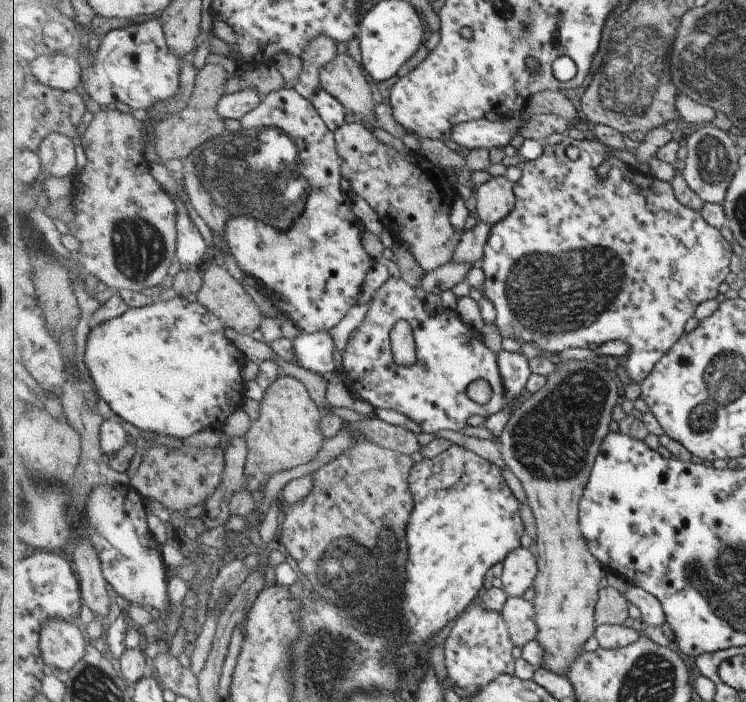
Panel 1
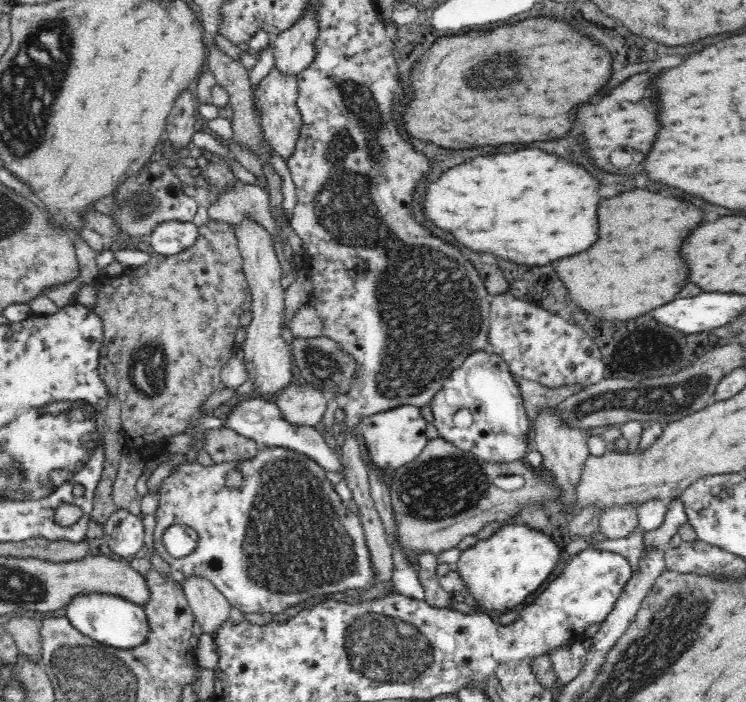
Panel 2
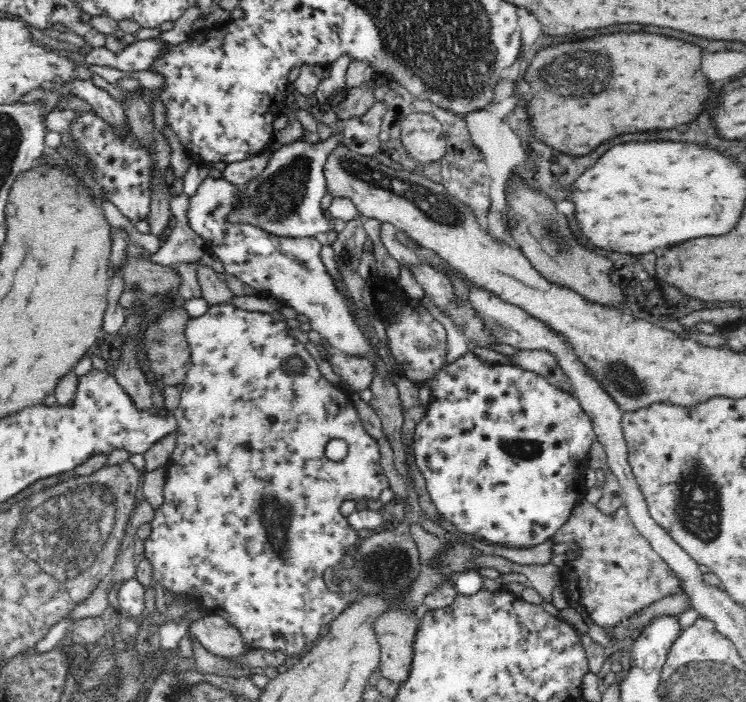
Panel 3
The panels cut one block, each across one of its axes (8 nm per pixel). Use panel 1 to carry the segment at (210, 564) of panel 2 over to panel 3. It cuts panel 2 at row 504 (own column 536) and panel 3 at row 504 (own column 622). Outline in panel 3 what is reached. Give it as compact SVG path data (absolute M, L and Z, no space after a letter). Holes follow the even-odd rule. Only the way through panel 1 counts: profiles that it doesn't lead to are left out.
M228 303L209 305L208 310L206 310L202 316L198 316L198 318L192 317L188 320L185 335L191 348L192 364L190 364L190 368L186 373L186 378L179 386L182 390L180 393L180 402L177 408L172 410L174 417L178 419L178 430L175 433L177 443L174 452L172 453L171 460L168 461L165 466L165 483L162 489L162 493L164 493L164 502L162 506L154 509L154 515L152 515L152 520L150 520L150 534L148 534L148 538L146 538L146 541L144 542L144 557L148 560L150 568L152 568L152 580L160 582L162 586L166 587L166 590L168 590L170 594L184 594L184 596L188 596L188 598L193 602L202 602L202 604L200 604L202 608L199 609L202 610L202 612L205 612L206 615L220 616L226 620L228 624L234 626L234 629L236 629L238 635L242 637L242 641L246 644L246 647L249 647L252 650L262 648L262 650L268 650L268 652L276 652L276 650L278 650L278 652L282 652L284 656L290 657L302 652L306 646L310 646L312 642L319 638L323 633L323 628L327 627L328 624L330 624L342 612L342 609L346 608L348 605L346 604L346 594L344 594L344 592L330 592L330 590L326 588L326 580L322 578L322 574L326 572L326 568L328 568L330 564L338 564L340 560L344 560L348 557L348 550L350 550L352 546L356 546L356 544L361 542L361 539L358 538L358 532L356 532L356 530L348 524L347 518L344 518L344 516L340 514L341 504L346 500L357 502L364 499L372 505L378 506L379 496L384 490L386 490L386 488L389 488L389 482L388 477L384 475L384 470L380 465L378 443L376 439L372 438L365 431L362 421L358 417L356 407L354 407L350 397L343 393L343 391L340 391L335 384L325 380L322 373L320 373L320 369L318 369L316 360L305 348L305 344L302 344L302 342L299 342L294 336L290 335L290 333L288 333L288 329L289 328L285 319L275 320L272 318L270 313L244 310L236 305ZM292 358L297 358L297 360L301 362L301 367L299 369L294 369L293 371L292 369L284 369L284 362L286 362L286 360L292 360ZM333 438L344 440L350 448L350 453L340 461L332 461L324 454L326 444L328 444L328 442Z

